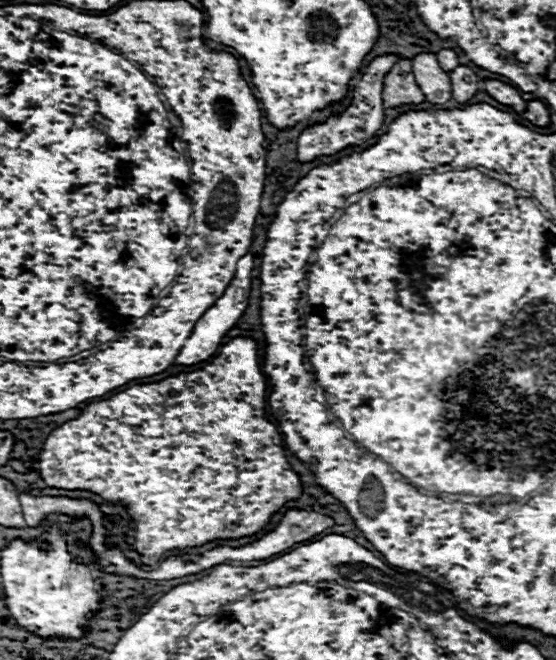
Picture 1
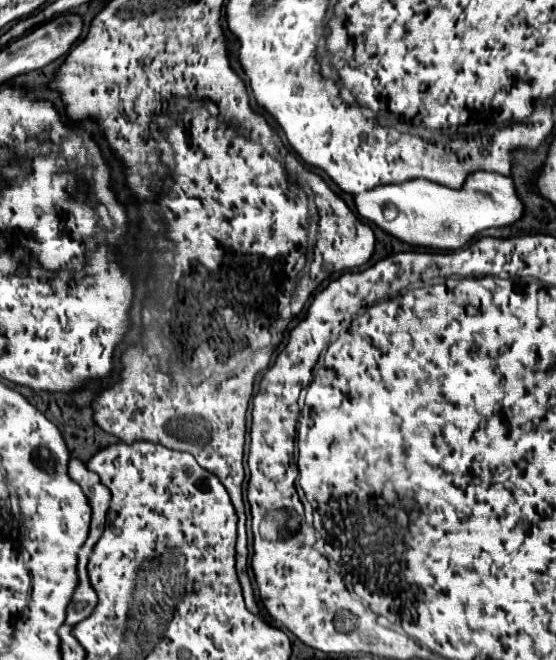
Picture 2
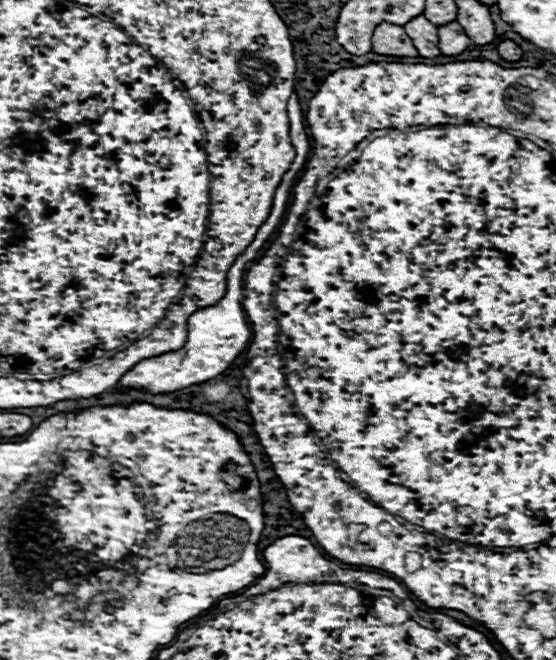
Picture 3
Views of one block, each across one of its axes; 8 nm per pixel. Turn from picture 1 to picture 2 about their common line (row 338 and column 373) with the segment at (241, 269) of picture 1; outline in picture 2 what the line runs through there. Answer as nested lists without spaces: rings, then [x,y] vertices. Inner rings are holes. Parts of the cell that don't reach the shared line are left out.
[[[484,170],[468,174],[460,190],[450,190],[424,178],[370,188],[356,196],[356,208],[362,218],[378,224],[398,240],[436,250],[458,250],[478,232],[510,226],[524,212],[524,204],[516,196],[512,178]]]

